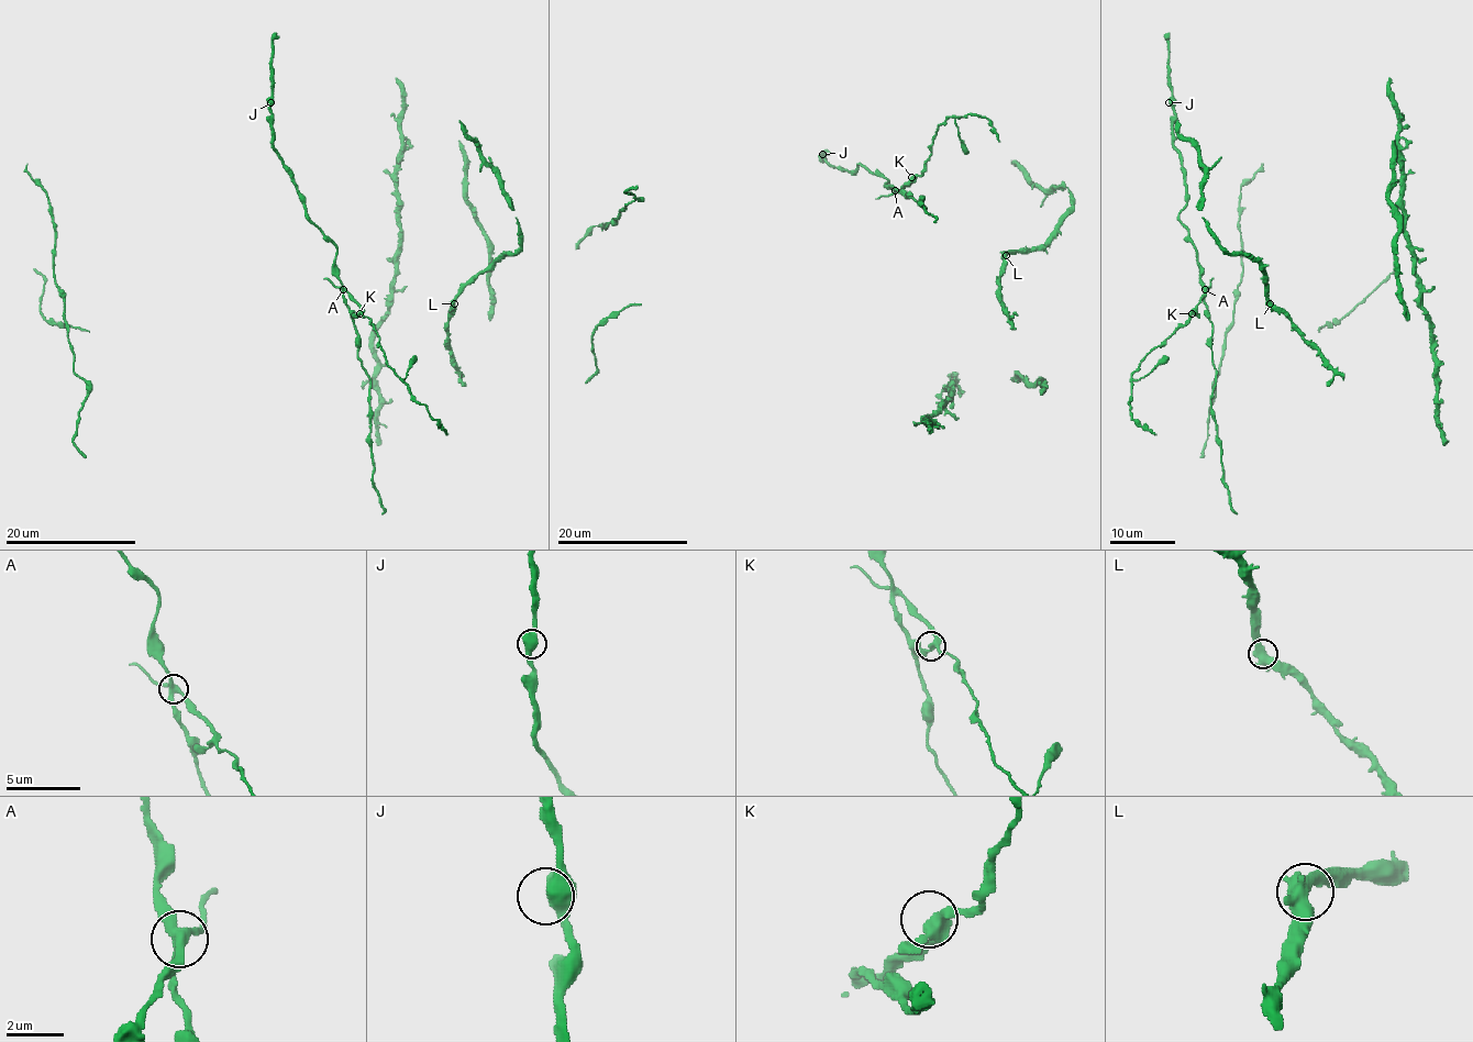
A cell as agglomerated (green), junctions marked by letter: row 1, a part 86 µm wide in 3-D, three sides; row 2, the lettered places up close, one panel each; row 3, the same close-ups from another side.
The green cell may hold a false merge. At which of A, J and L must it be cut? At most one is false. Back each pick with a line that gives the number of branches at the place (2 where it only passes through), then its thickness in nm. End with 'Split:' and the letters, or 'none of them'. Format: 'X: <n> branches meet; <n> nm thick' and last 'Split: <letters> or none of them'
A: 4 branches meet; 360 nm thick
Split: A

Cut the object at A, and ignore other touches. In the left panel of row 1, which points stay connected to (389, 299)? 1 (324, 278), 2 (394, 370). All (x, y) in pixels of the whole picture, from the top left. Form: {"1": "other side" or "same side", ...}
{"1": "other side", "2": "other side"}

